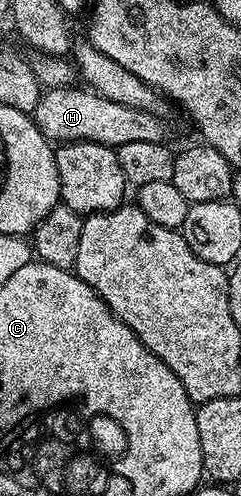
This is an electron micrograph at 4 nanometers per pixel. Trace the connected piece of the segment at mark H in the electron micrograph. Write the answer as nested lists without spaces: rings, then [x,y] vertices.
[[[65,86],[46,90],[38,101],[32,117],[42,135],[50,139],[51,143],[95,142],[117,148],[124,144],[133,144],[136,140],[148,144],[167,141],[166,126],[157,118],[157,113],[116,104],[116,100],[108,100],[89,88],[78,89]]]

